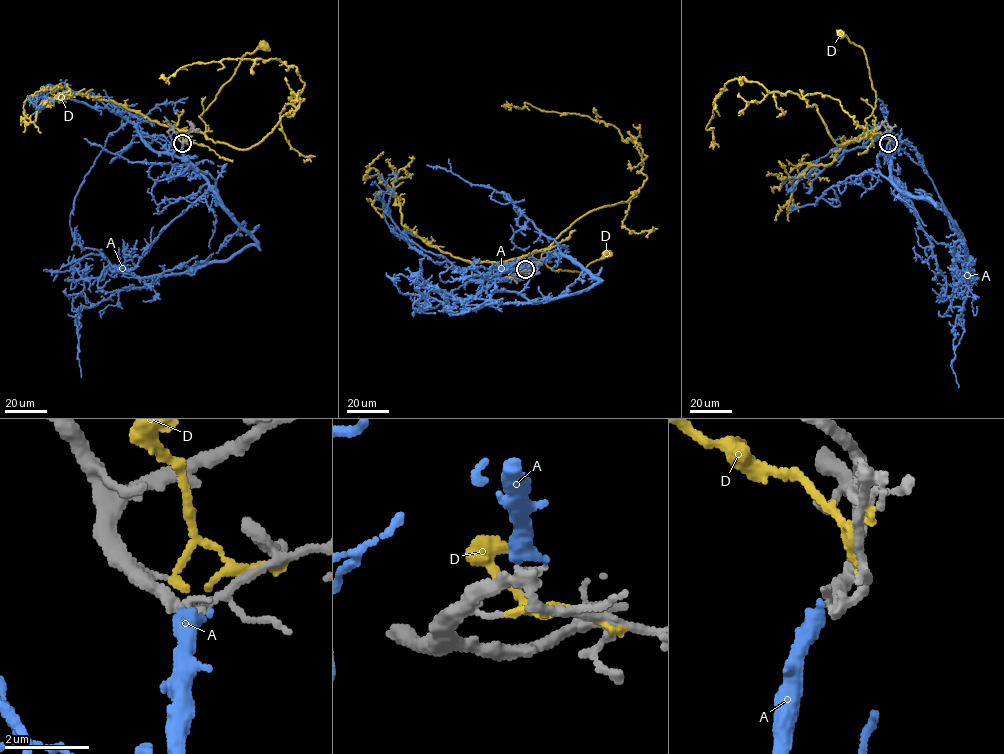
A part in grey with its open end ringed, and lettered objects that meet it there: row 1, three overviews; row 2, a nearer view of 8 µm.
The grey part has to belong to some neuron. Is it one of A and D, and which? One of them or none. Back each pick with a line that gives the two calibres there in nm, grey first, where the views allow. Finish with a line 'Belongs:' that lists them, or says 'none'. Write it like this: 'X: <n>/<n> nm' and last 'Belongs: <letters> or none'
A: 280/440 nm
Belongs: A

